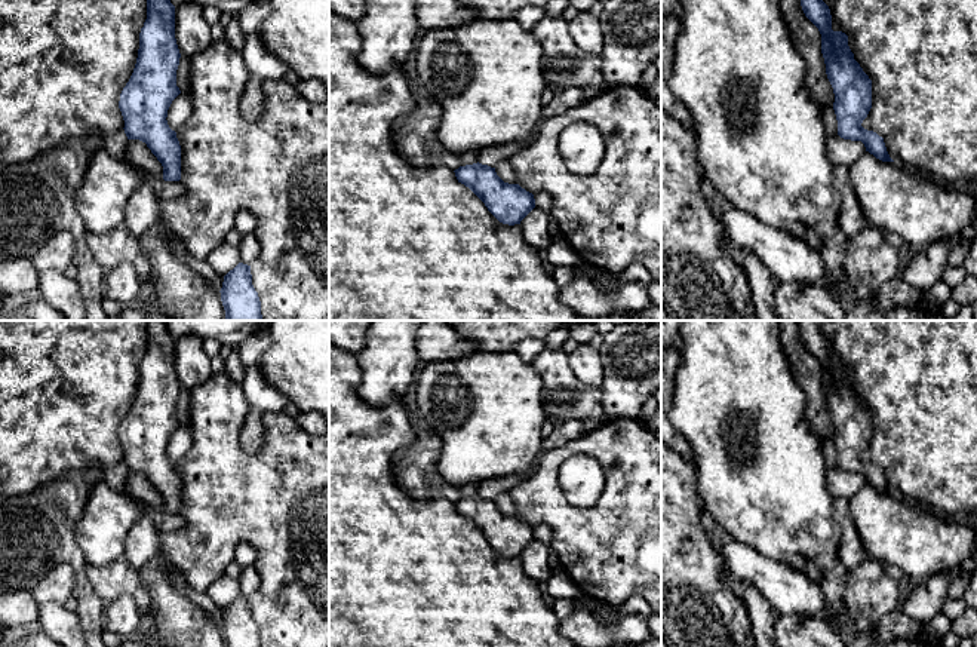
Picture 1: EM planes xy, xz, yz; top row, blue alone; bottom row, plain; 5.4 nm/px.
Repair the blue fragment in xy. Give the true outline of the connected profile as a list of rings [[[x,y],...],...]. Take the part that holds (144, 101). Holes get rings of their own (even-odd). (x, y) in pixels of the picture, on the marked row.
[[[147,0],[133,73],[120,93],[119,108],[127,139],[139,139],[163,166],[165,181],[181,180],[181,145],[168,125],[168,110],[181,93],[176,86],[179,49],[175,39],[175,6]]]

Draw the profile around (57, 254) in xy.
[[[68,231],[53,234],[31,258],[39,273],[55,270],[64,273],[74,263],[74,239]]]

